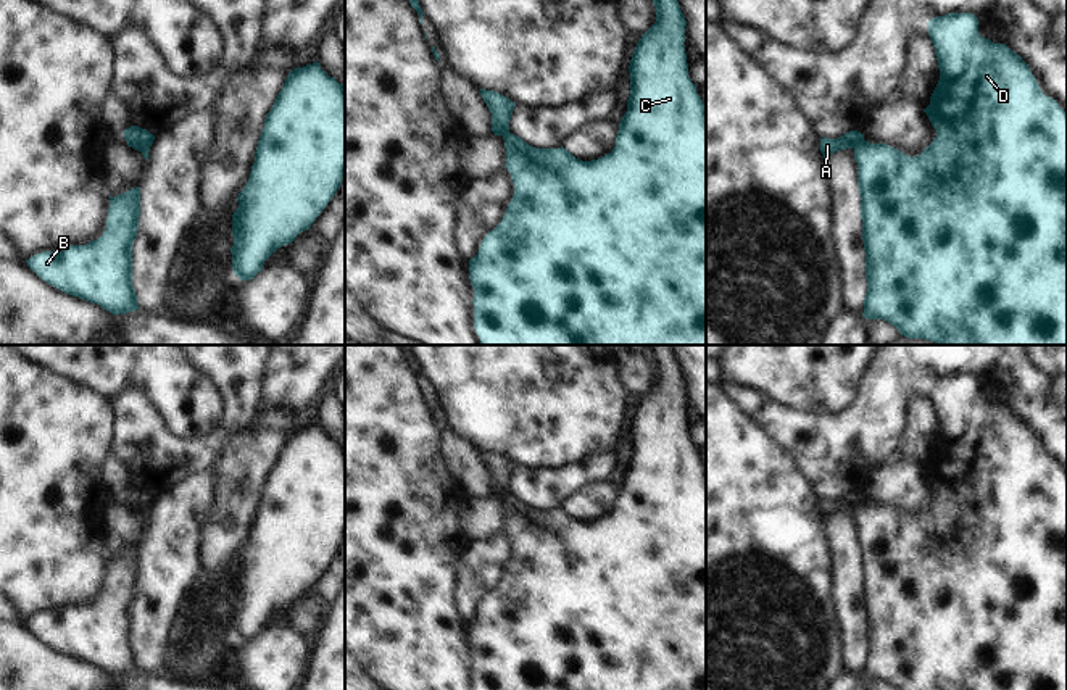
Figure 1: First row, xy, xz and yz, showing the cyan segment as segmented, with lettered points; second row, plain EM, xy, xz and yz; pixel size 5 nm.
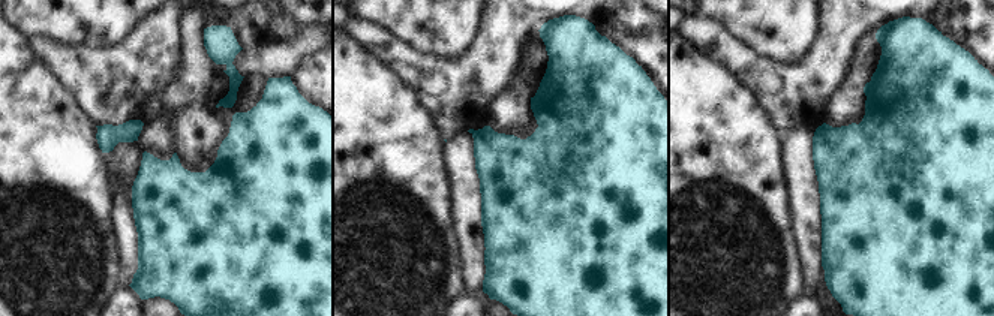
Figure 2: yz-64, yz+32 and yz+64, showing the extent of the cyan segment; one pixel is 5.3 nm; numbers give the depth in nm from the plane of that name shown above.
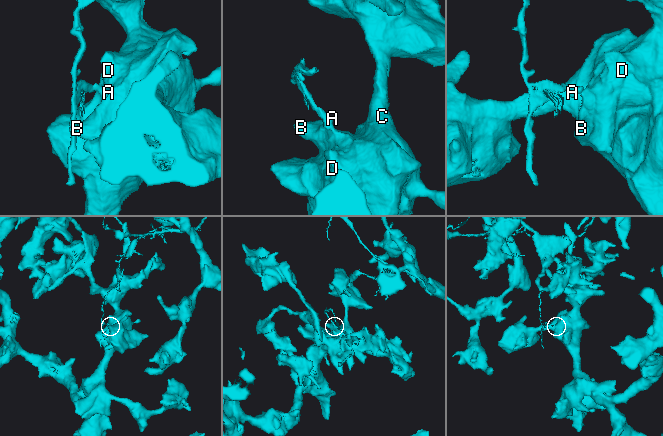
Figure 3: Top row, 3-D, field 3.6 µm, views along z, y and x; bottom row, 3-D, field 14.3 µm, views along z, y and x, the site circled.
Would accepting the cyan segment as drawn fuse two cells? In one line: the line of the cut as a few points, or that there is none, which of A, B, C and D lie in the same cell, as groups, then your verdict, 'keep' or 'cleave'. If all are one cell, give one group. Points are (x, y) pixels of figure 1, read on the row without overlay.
cut in yz along (863, 500), (853, 508); A / B C D; cleave

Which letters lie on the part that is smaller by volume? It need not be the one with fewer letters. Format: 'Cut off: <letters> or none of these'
Cut off: A.

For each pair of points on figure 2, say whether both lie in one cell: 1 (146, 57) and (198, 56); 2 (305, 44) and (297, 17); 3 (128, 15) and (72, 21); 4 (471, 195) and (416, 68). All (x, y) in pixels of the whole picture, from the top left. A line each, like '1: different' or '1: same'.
1: different
2: different
3: same
4: different

